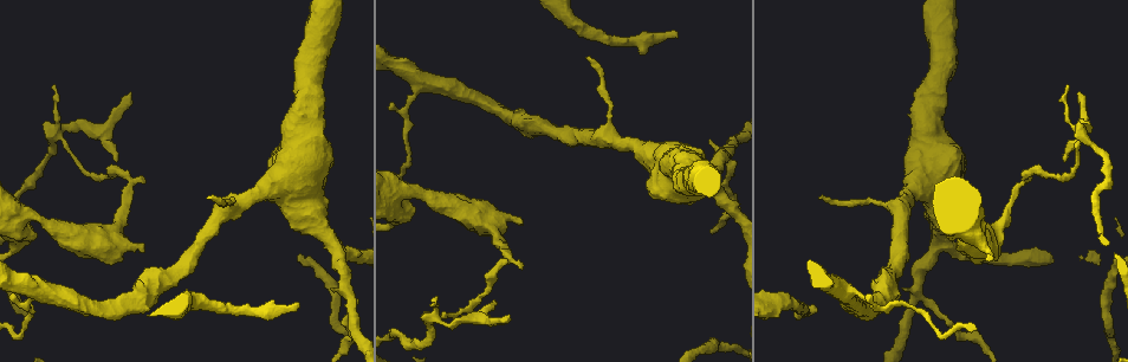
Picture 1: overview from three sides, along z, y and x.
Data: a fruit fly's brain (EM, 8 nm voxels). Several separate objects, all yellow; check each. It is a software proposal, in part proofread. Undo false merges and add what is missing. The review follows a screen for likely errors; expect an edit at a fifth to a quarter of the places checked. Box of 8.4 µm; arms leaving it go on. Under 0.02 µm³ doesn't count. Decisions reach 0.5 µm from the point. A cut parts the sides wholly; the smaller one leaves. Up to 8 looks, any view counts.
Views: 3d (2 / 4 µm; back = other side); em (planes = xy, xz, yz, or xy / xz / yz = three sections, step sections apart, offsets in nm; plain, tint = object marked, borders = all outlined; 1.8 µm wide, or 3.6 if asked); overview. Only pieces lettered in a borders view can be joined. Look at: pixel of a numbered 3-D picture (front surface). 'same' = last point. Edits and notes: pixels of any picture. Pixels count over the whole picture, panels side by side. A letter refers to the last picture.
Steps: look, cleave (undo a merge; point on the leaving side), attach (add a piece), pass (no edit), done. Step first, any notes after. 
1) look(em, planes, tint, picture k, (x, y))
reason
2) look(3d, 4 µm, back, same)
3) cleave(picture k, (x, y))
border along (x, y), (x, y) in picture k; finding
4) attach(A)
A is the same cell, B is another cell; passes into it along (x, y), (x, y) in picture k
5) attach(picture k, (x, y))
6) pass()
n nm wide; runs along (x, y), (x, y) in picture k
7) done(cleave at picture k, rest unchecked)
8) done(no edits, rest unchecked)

look(3d, 2 µm, picture 1, (919, 295))

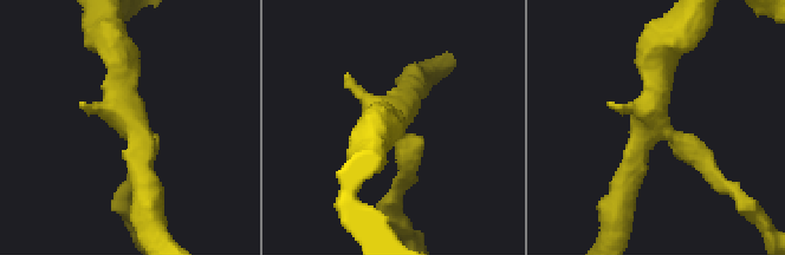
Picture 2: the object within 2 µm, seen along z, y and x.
look(em, planes, tint, picture 2, (658, 126))
need the tissue

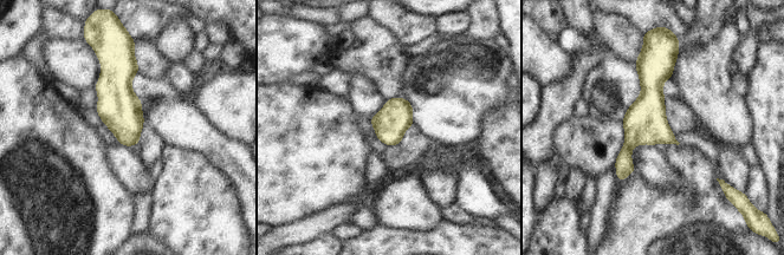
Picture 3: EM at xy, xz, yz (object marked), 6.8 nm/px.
look(em, planes, borders, same)

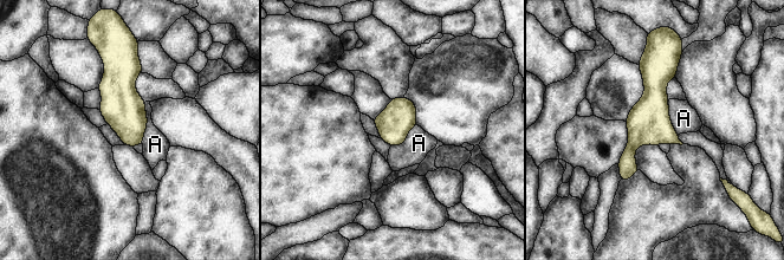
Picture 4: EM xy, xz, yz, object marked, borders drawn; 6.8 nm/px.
pass()
220 nm wide; A is another cell; continuous, no second cell

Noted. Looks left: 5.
look(3d, 4 µm, back, picture 1, (298, 307))
end of a long branch

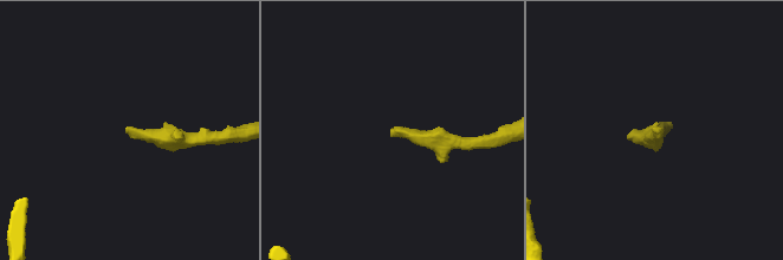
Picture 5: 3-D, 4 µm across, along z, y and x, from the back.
look(em, planes, borders, picture 5, (128, 134))
shape alone is not enough

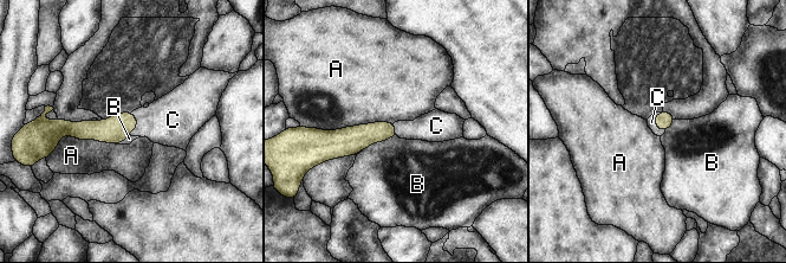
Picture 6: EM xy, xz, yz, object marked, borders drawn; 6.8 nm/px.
attach(C)
C is the same cell, A and B are other cells; passes into it along (663, 121), (656, 124), (651, 122) in picture 6; it goes on there

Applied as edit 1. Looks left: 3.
look(em, planes, borders, picture 1, (589, 56))
branch stops here

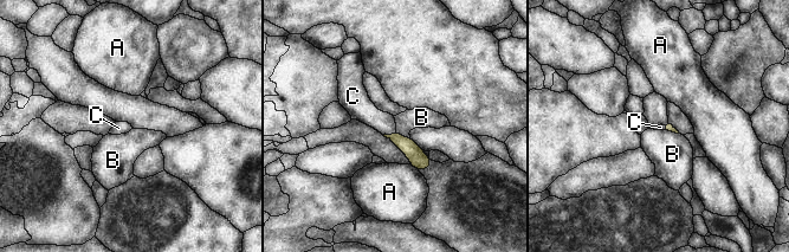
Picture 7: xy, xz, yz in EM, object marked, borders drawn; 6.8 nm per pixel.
attach(C)
C is the same cell, A and B are other cells; passes into it along (408, 147), (390, 134), (363, 109) in picture 7; the cell continues

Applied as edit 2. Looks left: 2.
done(attach at picture 6, attach at picture 7, rest unchecked)

